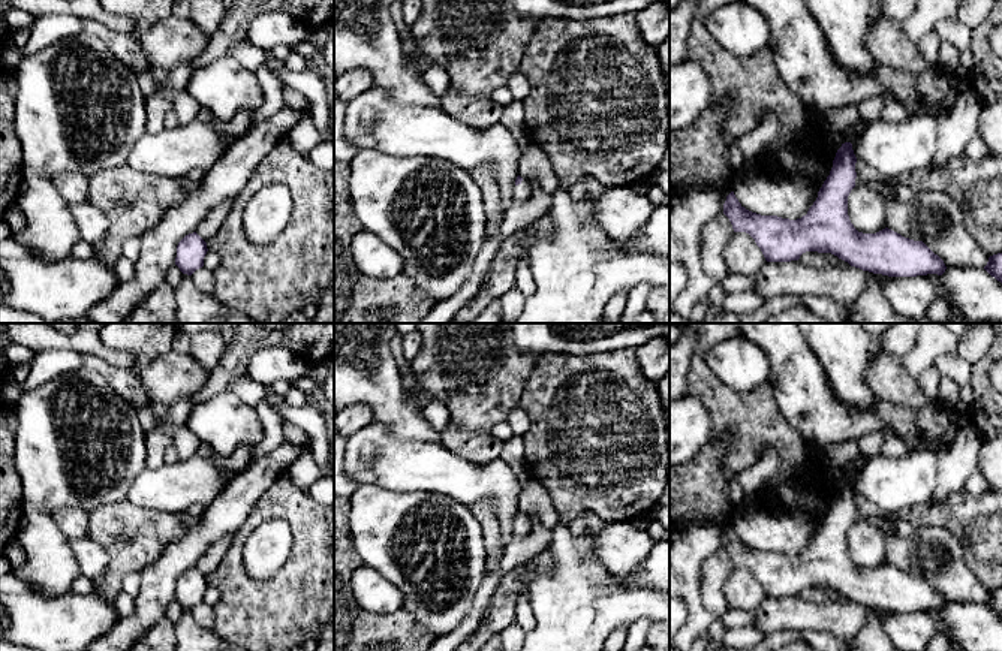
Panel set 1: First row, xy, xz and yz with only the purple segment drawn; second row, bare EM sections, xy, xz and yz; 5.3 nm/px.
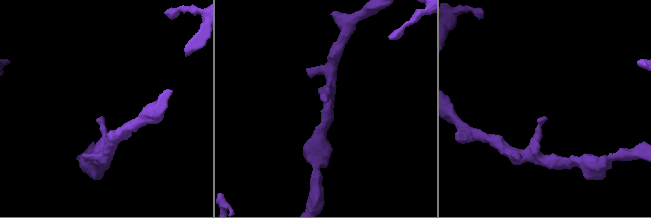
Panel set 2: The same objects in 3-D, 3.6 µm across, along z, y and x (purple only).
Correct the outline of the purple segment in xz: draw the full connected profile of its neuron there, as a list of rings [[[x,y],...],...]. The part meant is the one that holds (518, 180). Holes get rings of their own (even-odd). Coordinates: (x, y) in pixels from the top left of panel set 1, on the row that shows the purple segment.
[[[518,175],[512,193],[517,204],[529,201],[533,193],[530,181]]]

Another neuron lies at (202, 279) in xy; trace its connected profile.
[[[202,266],[202,268],[196,269],[190,277],[192,277],[195,287],[199,292],[202,292],[205,295],[213,295],[214,287],[216,287],[216,278],[213,275],[213,271]]]

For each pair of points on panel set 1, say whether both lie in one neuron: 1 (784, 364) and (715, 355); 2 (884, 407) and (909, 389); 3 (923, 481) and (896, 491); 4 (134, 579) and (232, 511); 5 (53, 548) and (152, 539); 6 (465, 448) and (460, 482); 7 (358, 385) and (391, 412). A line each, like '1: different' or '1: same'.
1: different
2: different
3: same
4: different
5: different
6: different
7: same

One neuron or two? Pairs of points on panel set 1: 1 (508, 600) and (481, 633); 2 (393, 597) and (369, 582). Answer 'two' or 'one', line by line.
1: one
2: one

